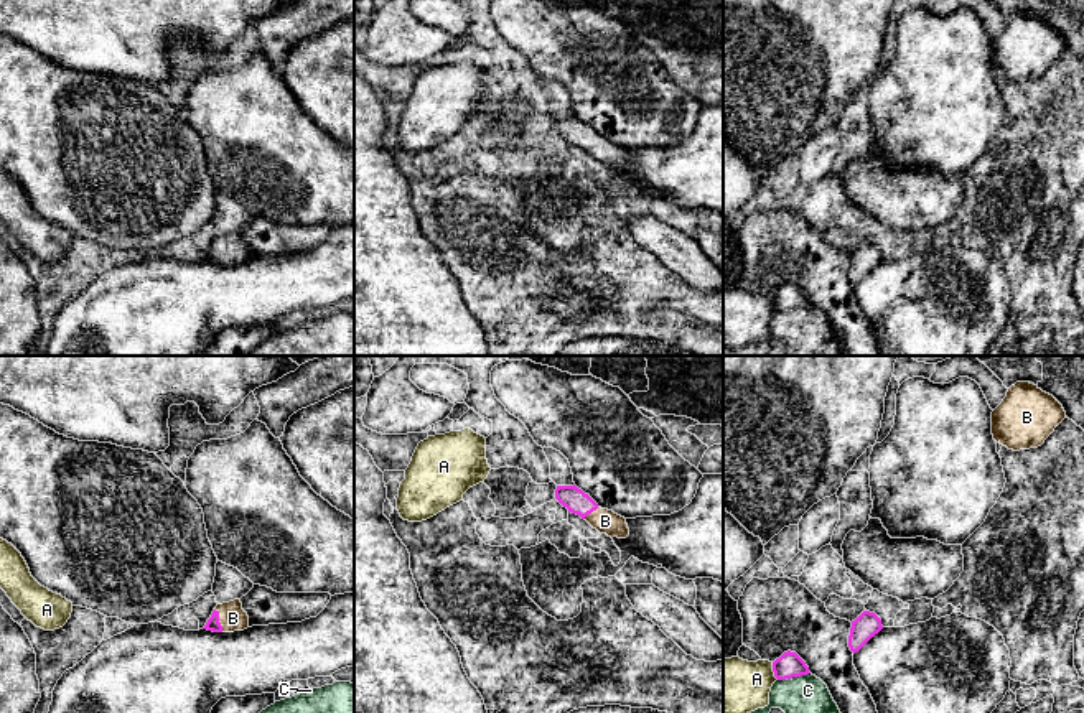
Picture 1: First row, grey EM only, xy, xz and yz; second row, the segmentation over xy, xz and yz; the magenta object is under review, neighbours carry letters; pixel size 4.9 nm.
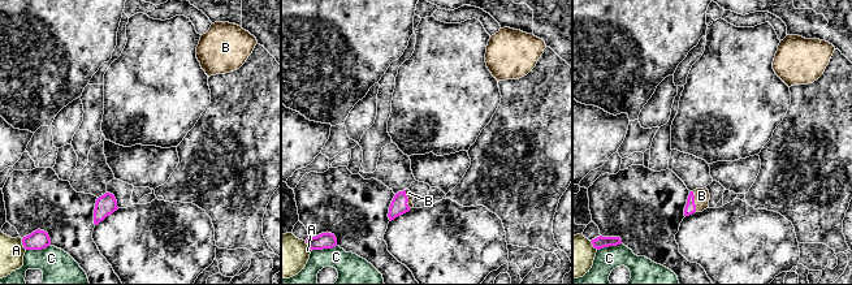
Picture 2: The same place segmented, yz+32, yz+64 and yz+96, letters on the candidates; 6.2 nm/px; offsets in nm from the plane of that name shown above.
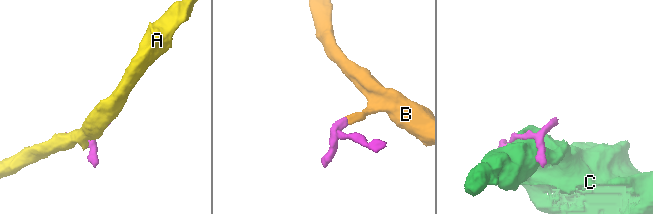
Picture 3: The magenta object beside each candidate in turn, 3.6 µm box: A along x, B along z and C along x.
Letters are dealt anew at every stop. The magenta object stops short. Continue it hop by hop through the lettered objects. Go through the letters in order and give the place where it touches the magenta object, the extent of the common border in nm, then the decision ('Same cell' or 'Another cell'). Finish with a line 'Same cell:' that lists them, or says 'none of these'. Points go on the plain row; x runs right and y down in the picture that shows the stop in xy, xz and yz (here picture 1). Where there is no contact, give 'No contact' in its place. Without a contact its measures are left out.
A: Touches magenta at yz (773, 302). Shared border 90 nm. Another cell
B: Touches magenta at xy (218, 251). Shared border 130 nm. Same cell
C: Touches magenta at yz (793, 307). Shared border 170 nm. Another cell
Same cell: B

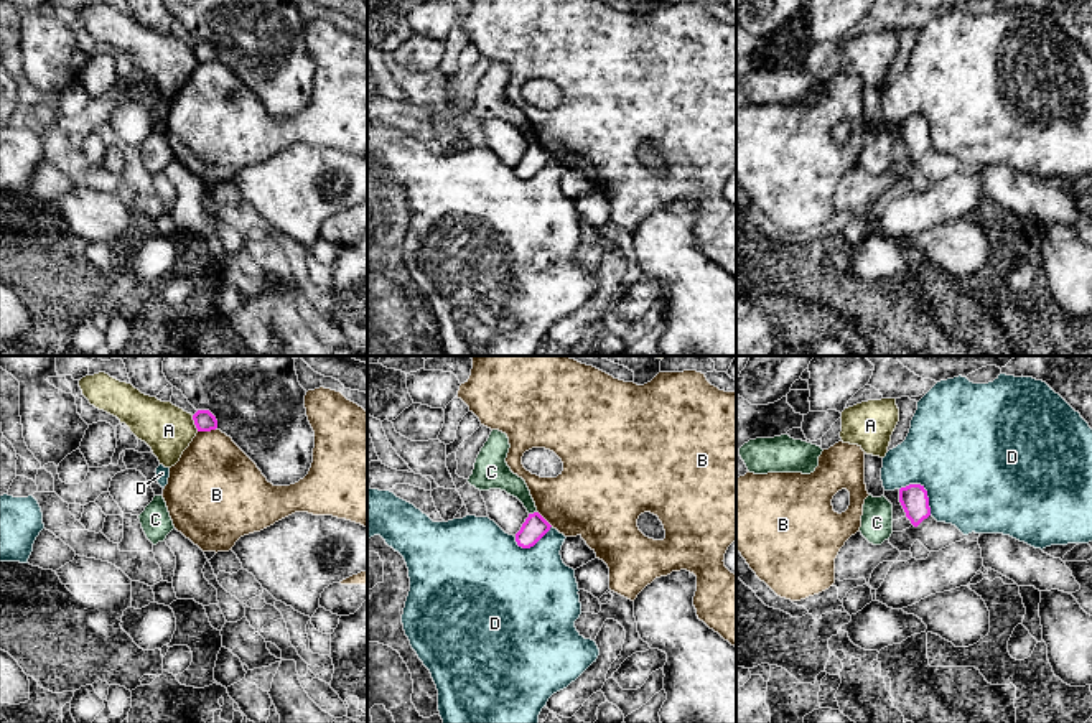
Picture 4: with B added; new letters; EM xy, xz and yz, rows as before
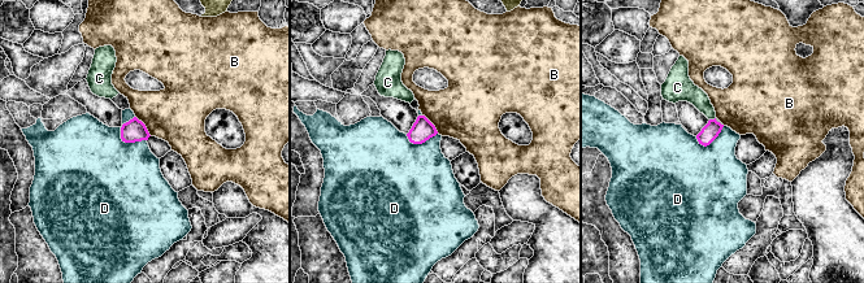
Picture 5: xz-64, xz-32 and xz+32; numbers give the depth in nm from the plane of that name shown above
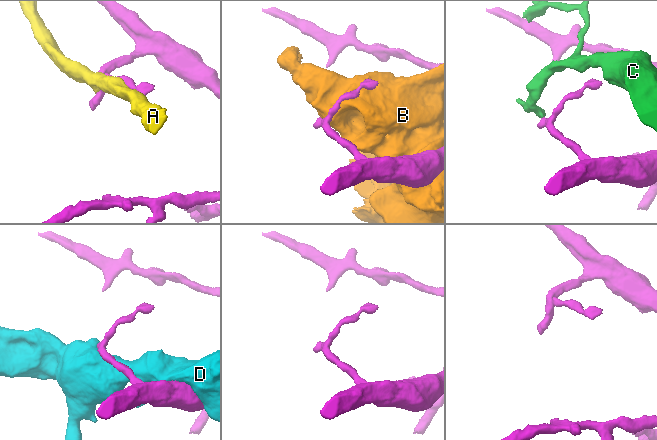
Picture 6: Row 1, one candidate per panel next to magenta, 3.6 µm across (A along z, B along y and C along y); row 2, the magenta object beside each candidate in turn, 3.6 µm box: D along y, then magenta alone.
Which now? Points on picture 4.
A: Touches magenta at xy (195, 55). Shared border 90 nm. Another cell
B: Touches magenta at xy (206, 61). Shared border 100 nm. Another cell
C: Touches magenta at xz (534, 144). Shared border 40 nm. Another cell
D: Touches magenta at yz (924, 121). Shared border 200 nm. Another cell
Same cell: none of these

